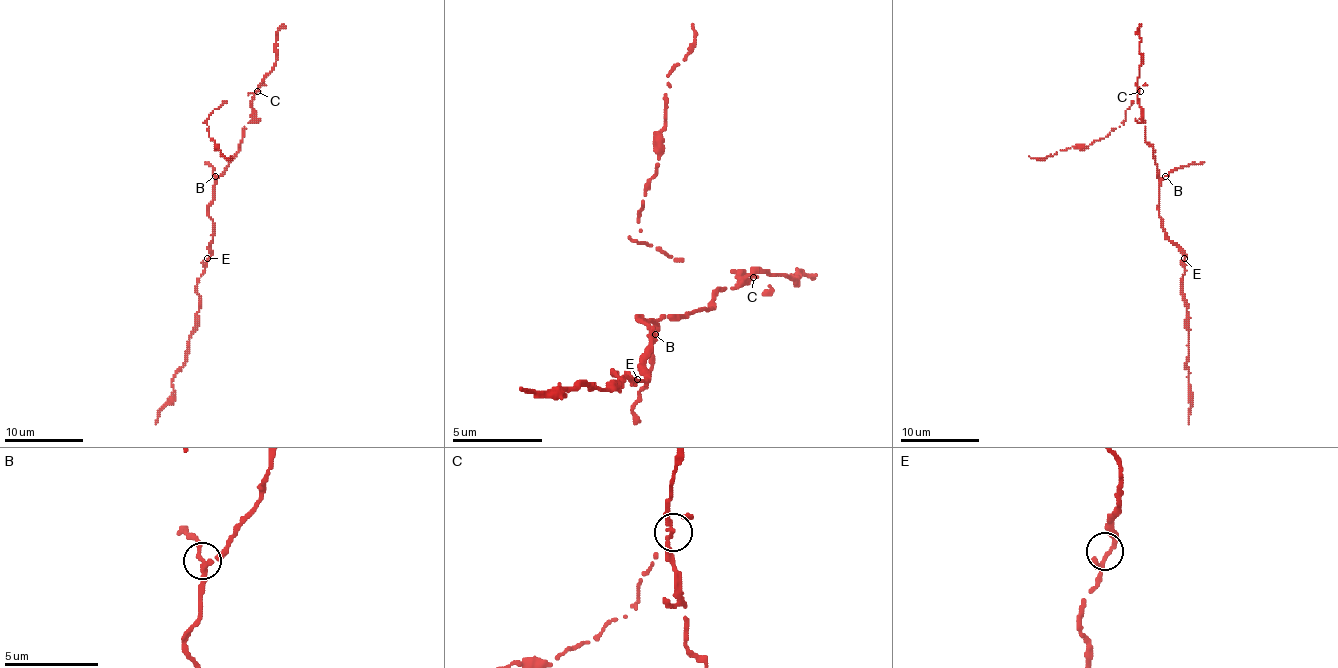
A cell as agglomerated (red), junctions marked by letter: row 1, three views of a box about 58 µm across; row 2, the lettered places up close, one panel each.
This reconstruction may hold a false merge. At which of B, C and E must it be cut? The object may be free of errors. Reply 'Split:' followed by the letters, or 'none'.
Split: C

